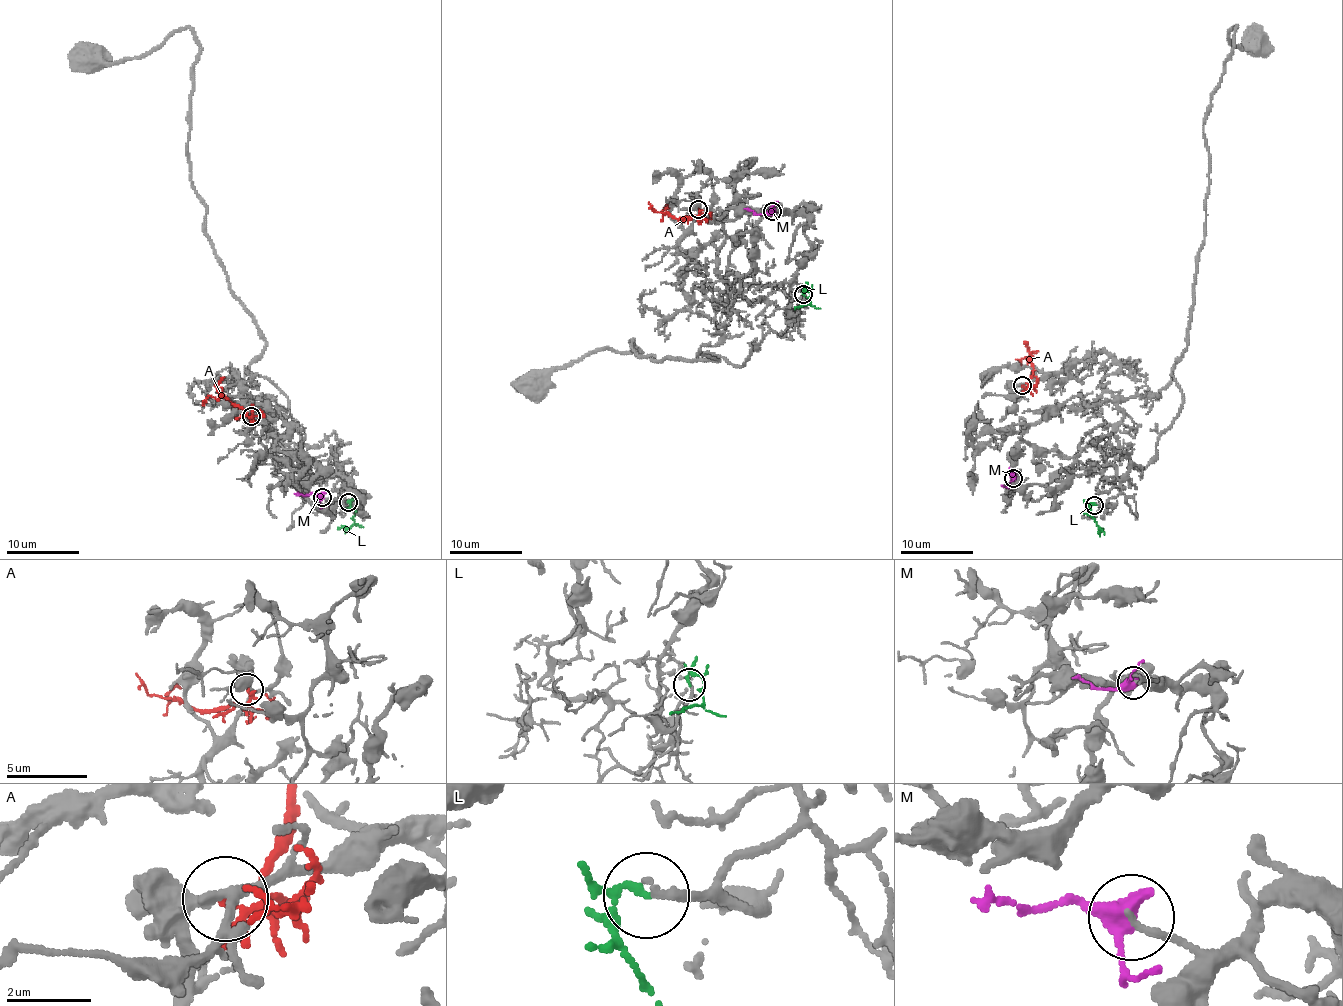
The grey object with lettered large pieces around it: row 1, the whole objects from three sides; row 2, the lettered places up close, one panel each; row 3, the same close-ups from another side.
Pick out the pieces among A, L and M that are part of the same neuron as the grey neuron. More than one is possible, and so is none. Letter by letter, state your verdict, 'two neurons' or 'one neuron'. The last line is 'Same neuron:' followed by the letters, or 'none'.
A: two neurons
L: one neuron
M: two neurons
Same neuron: L

